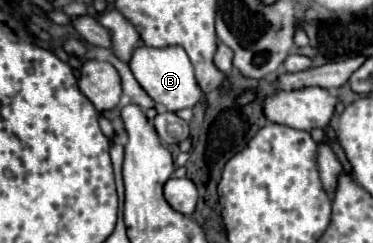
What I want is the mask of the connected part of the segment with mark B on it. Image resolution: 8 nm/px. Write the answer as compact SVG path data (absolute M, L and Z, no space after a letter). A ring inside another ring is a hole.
M138 46L128 62L134 78L138 84L146 90L146 94L160 106L164 106L168 112L180 112L184 108L194 108L204 92L200 90L192 62L188 54L184 54L184 48L180 46L168 46L168 48L148 48L148 46Z

